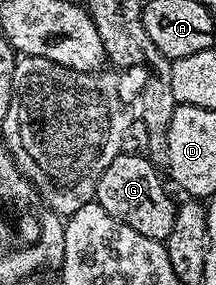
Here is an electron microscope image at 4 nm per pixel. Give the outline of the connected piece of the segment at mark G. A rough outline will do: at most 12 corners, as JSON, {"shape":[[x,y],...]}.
{"shape":[[118,155],[96,202],[144,238],[163,242],[176,222],[155,161]]}

